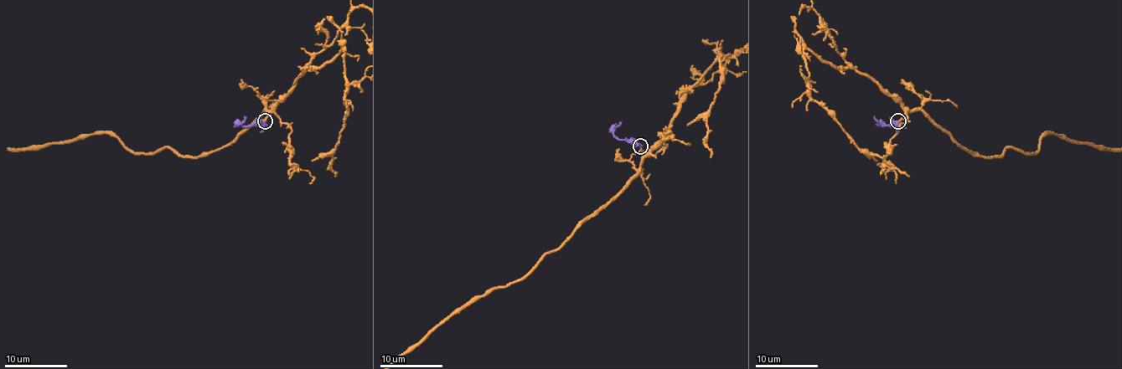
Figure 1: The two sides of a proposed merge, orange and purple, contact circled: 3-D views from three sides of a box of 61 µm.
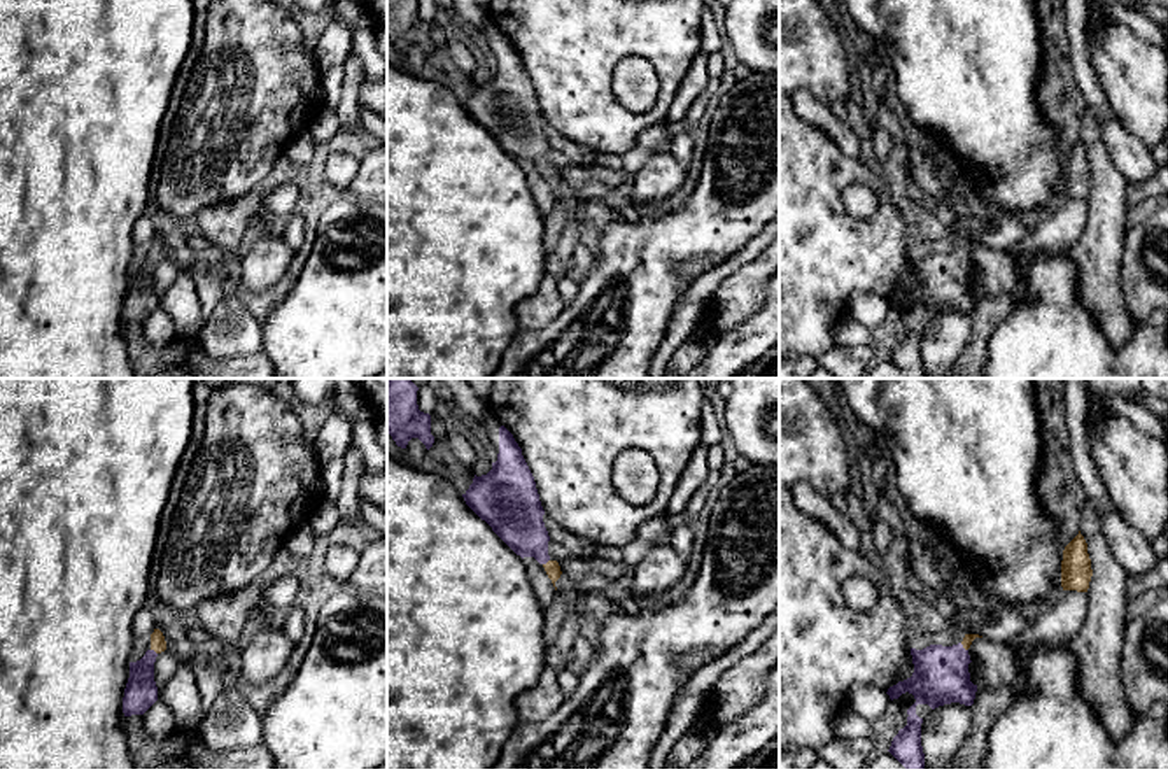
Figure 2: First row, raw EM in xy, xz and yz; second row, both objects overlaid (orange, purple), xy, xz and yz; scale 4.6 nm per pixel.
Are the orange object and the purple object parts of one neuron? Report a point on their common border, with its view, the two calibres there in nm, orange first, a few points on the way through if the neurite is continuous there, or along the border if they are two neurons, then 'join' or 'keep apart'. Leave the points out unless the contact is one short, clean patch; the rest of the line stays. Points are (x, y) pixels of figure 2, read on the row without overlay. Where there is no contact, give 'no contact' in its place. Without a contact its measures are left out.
meets orange in xy at (154, 258); 70 nm thick on the orange side, 150 nm on the other; runs through xy (158, 251), (154, 258), (142, 277), (140, 300); join

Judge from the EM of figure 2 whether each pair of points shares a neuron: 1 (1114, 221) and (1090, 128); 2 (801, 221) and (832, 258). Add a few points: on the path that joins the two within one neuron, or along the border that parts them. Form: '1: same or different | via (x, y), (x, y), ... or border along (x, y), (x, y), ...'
1: same | via (1107, 198), (1107, 179), (1097, 151)
2: same | via (811, 228), (815, 240), (822, 247)

